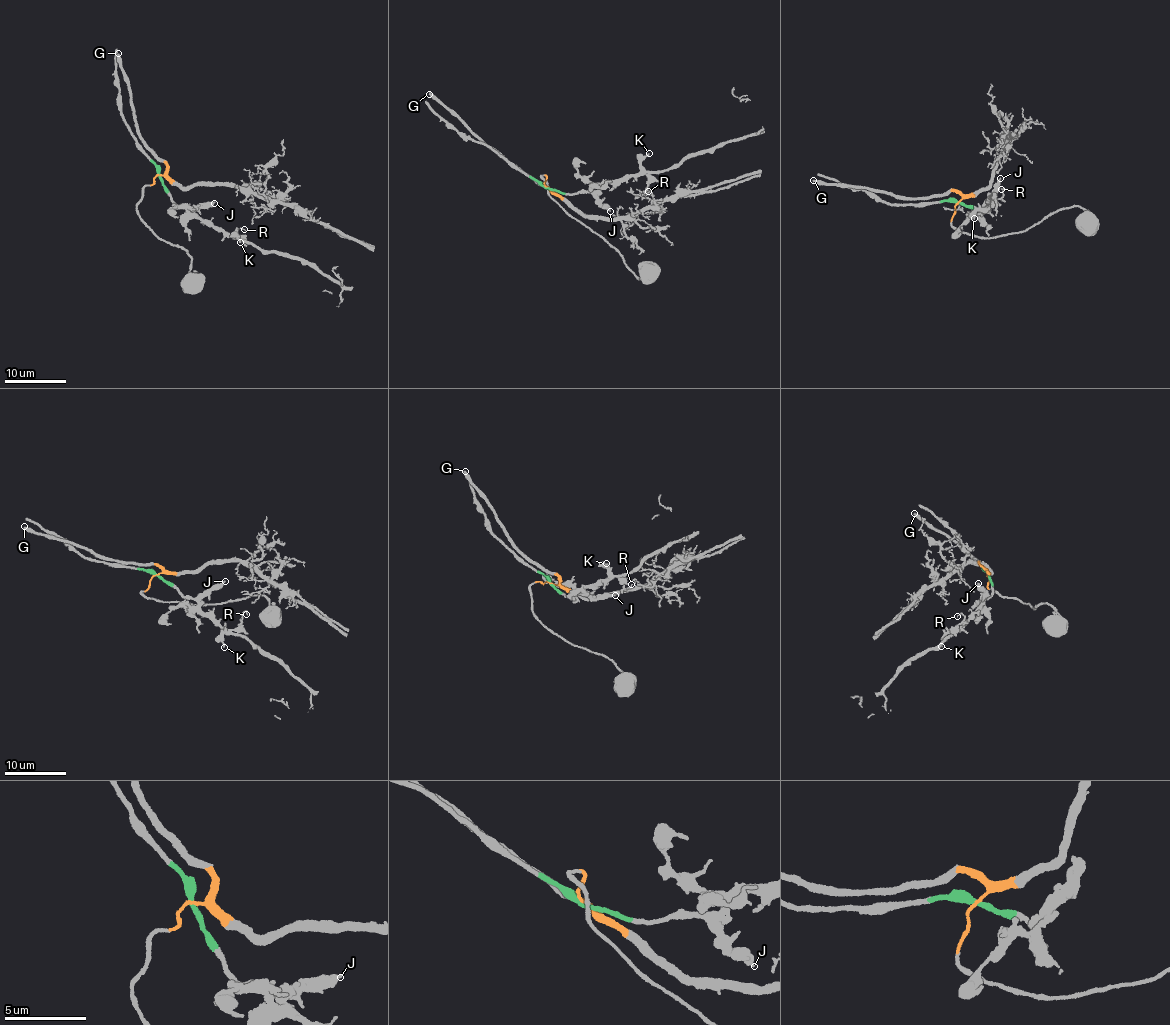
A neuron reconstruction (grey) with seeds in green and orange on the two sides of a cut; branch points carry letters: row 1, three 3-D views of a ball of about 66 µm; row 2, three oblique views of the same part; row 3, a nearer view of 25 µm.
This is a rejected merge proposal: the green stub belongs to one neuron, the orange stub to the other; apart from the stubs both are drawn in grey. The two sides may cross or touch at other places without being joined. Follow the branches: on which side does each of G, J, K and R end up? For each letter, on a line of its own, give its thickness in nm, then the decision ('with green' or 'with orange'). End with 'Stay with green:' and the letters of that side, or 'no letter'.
G: calibre 340 nm; with orange
J: calibre 320 nm; with green
K: calibre 160 nm; with green
R: calibre 130 nm; with green
Stay with green: J, K, R

